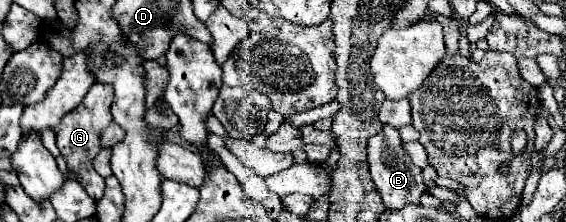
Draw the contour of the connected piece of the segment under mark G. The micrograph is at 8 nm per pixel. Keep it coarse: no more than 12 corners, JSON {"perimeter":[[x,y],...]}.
{"perimeter":[[92,84],[54,128],[70,170],[100,200],[104,178],[92,168],[100,130],[112,124],[114,90]]}

